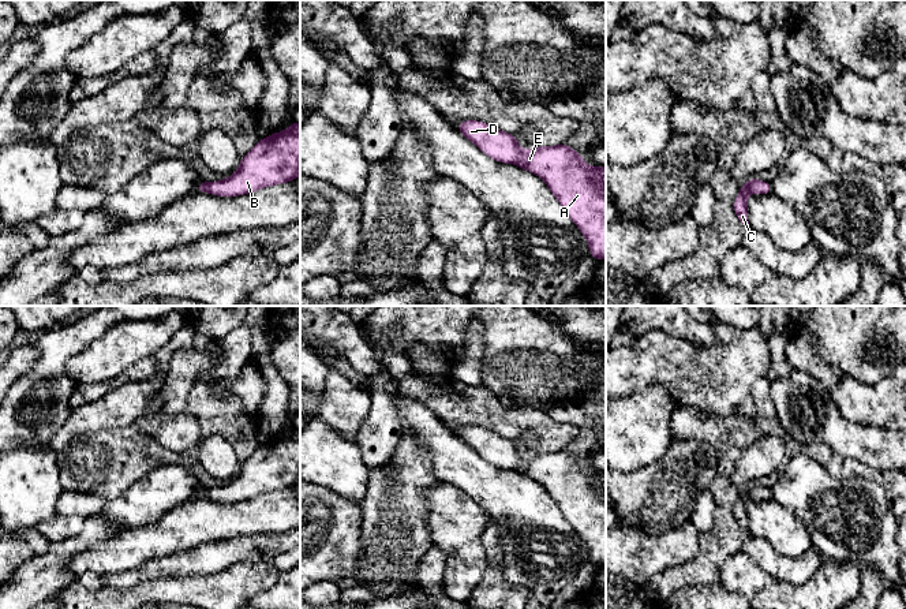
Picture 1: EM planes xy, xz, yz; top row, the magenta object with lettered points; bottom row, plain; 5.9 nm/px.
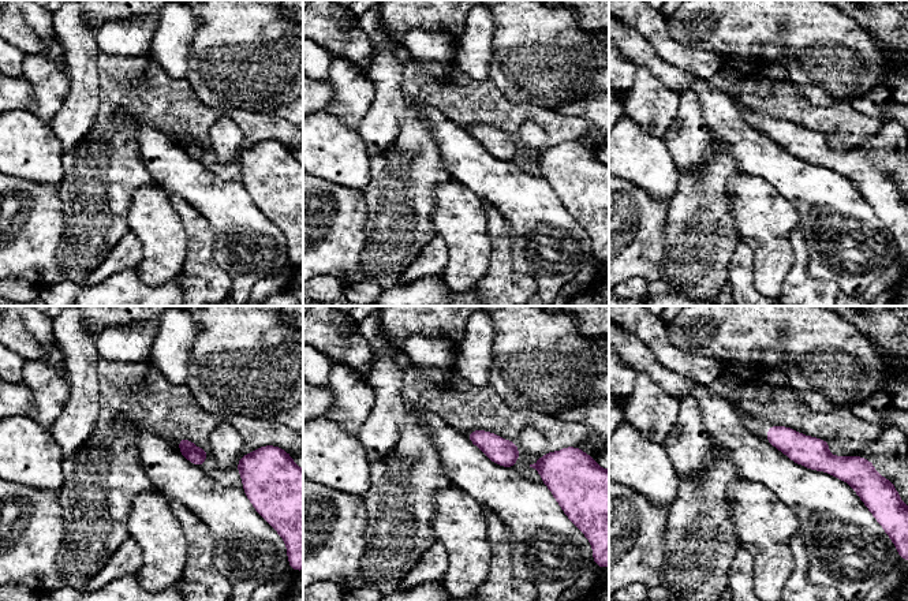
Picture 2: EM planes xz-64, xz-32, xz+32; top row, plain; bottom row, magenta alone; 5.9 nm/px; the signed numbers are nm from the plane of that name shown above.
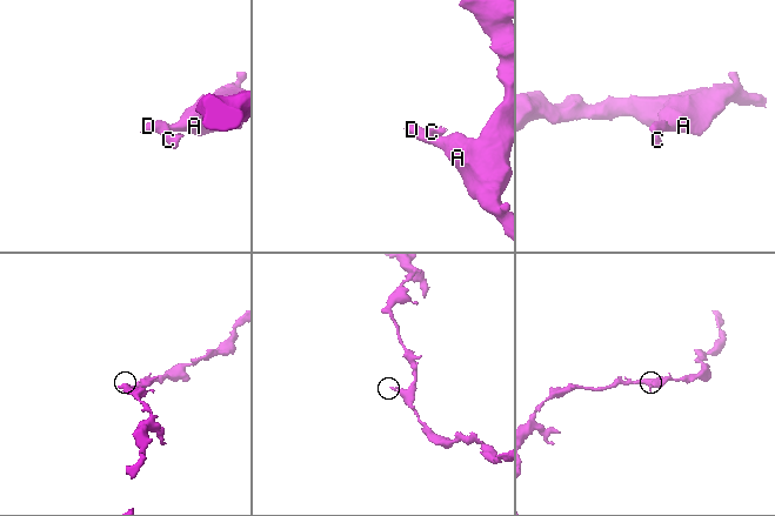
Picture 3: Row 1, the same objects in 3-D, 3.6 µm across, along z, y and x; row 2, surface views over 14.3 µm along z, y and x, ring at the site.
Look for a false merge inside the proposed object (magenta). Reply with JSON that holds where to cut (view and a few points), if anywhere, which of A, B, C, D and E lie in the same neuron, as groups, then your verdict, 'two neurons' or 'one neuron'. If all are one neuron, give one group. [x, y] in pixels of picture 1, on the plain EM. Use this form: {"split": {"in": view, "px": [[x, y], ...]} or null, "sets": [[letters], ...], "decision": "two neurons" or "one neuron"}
{"split": null, "sets": [["A", "B", "C", "D", "E"]], "decision": "one neuron"}

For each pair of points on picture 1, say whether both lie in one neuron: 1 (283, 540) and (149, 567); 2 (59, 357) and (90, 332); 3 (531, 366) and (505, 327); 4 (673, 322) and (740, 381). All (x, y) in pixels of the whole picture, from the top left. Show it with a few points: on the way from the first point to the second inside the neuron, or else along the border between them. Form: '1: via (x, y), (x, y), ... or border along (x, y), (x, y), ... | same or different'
1: via (250, 548), (227, 552), (198, 563), (182, 564) | same
2: via (67, 348), (82, 333) | same
3: via (527, 357), (515, 336) | same
4: border along (670, 333), (700, 346), (712, 346), (718, 340) | different

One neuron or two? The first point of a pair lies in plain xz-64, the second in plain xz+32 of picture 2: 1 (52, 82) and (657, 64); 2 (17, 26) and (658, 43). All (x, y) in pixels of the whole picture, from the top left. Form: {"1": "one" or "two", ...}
{"1": "two", "2": "one"}

